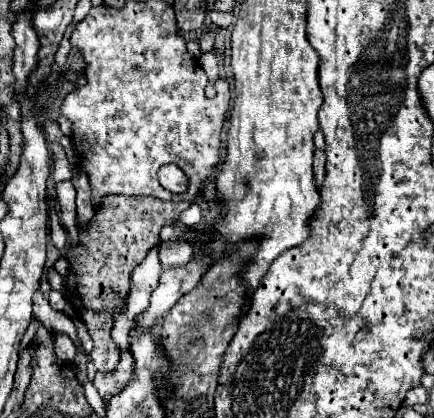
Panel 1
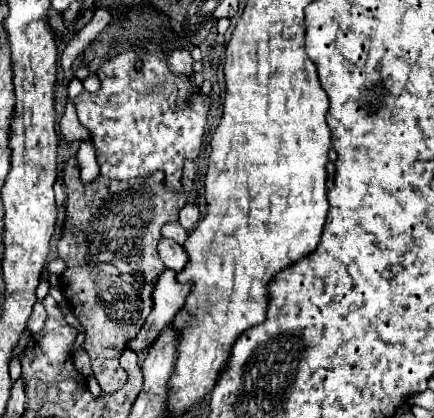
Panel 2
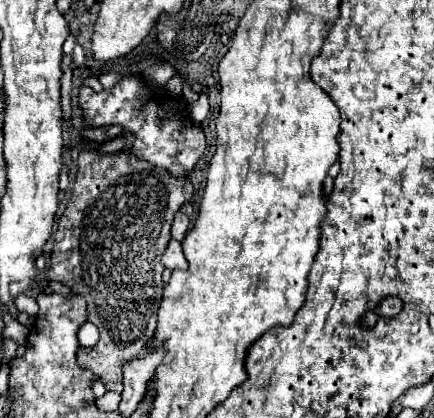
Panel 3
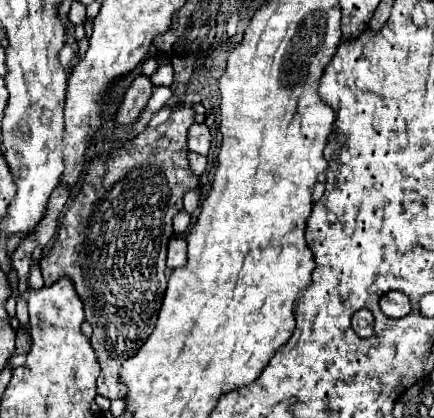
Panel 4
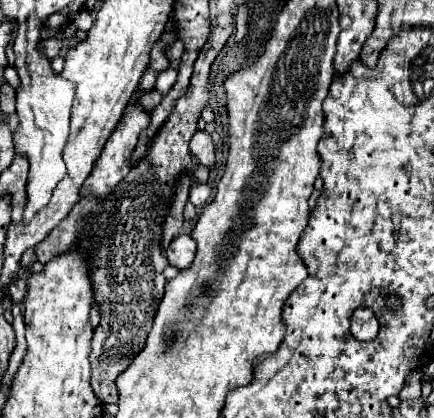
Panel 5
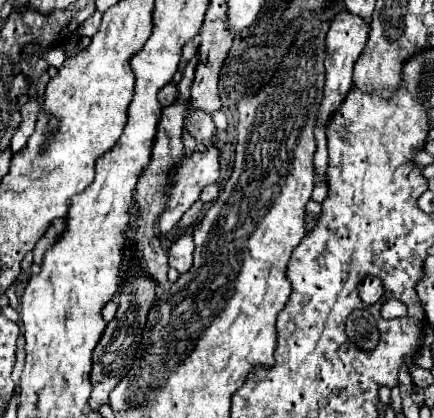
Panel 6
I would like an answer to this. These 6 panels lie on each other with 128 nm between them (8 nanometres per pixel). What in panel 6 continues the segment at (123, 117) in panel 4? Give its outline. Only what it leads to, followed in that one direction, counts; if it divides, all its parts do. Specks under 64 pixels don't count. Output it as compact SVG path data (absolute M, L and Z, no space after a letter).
M166 84L166 86L158 92L158 100L160 100L162 106L168 106L168 104L174 102L176 94L178 94L178 92L176 92L176 86L174 86L174 84Z

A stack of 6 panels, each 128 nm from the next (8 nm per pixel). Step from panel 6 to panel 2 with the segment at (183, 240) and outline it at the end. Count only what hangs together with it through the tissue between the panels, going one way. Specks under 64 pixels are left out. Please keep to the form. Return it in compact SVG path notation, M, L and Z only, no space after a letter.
M162 238L160 244L158 244L158 254L160 254L164 266L170 268L170 270L176 270L176 272L180 272L186 266L186 262L188 262L186 250L174 240Z

